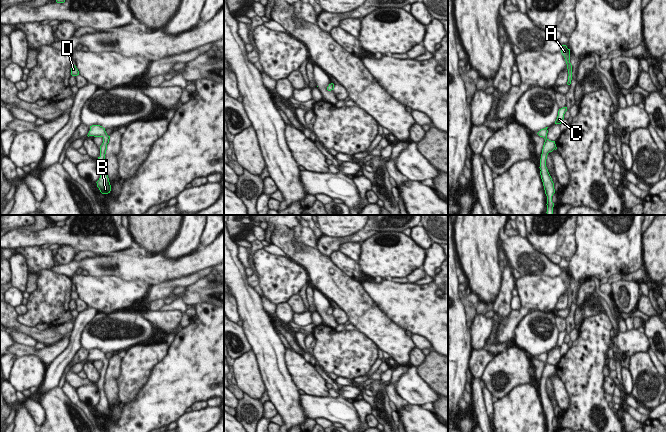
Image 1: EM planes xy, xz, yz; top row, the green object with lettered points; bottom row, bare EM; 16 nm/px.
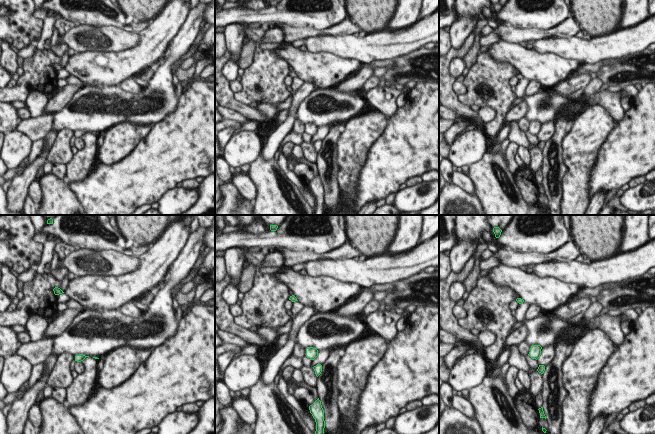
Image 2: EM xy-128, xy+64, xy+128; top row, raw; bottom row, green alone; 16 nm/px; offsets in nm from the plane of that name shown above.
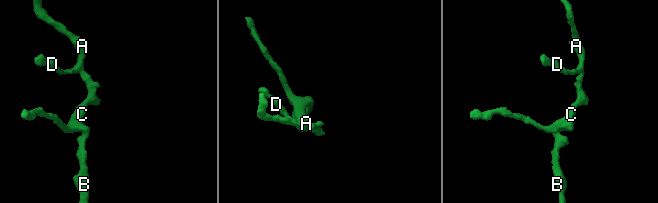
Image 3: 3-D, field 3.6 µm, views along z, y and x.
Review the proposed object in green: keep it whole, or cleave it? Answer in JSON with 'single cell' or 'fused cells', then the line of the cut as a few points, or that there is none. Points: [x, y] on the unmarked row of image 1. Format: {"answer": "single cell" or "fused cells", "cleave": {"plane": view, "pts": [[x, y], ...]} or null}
{"answer": "single cell", "cleave": null}

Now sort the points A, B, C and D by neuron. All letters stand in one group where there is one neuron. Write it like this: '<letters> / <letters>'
A B C D

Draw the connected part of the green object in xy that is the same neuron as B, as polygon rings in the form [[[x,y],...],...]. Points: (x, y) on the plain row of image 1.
[[[100,349],[90,350],[90,355],[87,360],[103,362],[103,367],[100,370],[100,380],[97,383],[100,389],[101,398],[99,404],[96,407],[97,407],[97,411],[99,412],[102,418],[108,418],[111,415],[111,409],[105,393],[104,385],[105,385],[105,378],[107,374],[107,368],[109,367],[110,360],[107,359],[105,352],[103,352]]]

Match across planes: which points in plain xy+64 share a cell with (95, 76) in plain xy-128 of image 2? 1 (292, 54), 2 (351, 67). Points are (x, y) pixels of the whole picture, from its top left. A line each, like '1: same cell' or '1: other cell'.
1: same cell
2: same cell

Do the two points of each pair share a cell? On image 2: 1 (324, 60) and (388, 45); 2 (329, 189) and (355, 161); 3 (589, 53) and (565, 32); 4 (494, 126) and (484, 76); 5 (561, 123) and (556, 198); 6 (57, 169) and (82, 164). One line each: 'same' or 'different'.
1: different
2: different
3: different
4: same
5: same
6: different

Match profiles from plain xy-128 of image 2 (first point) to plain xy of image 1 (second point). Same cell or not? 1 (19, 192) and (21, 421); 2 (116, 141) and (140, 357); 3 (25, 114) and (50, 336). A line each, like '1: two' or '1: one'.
1: one
2: one
3: two

